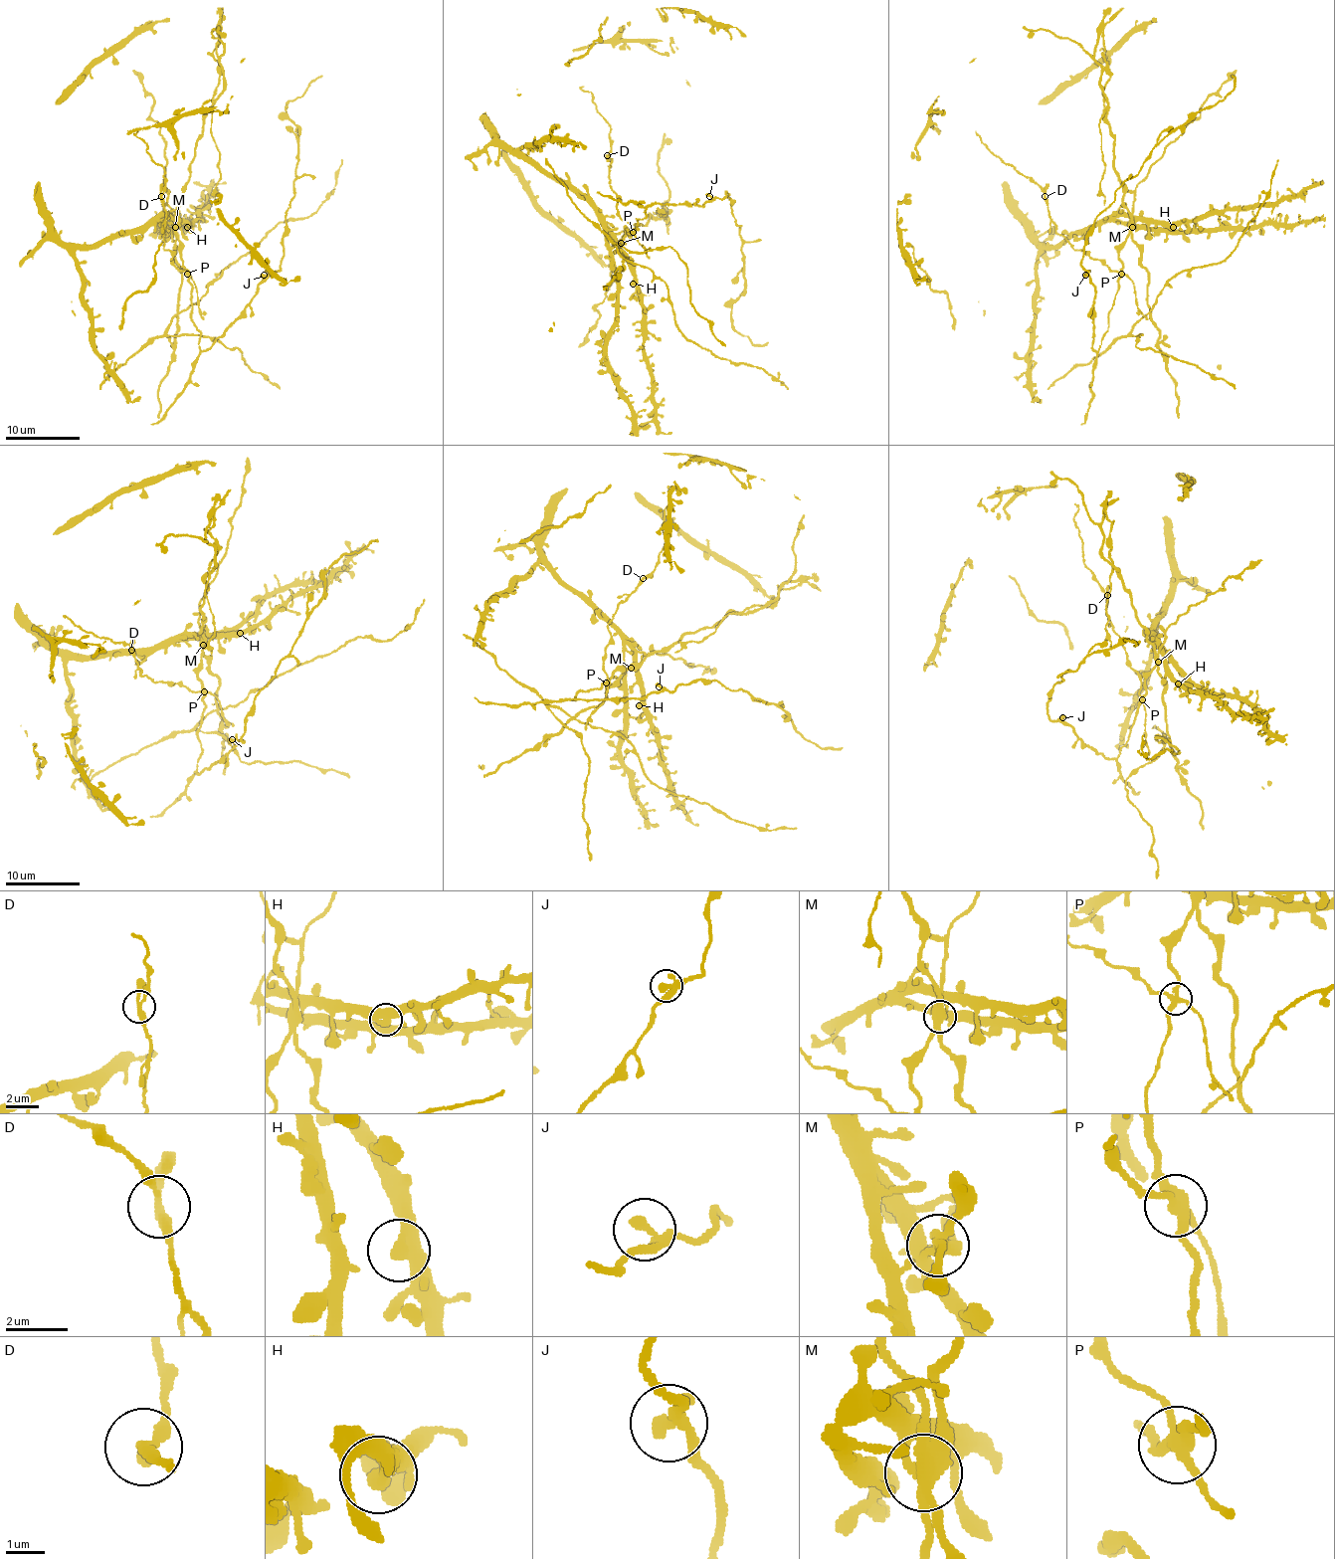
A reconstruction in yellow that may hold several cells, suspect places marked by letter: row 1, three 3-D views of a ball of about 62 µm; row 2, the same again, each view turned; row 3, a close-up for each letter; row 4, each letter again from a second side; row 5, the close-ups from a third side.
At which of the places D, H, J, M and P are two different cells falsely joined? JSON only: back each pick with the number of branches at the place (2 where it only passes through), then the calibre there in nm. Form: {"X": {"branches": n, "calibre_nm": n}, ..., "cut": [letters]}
{"M": {"branches": 3, "calibre_nm": 400}, "P": {"branches": 4, "calibre_nm": 320}, "cut": ["M", "P"]}

